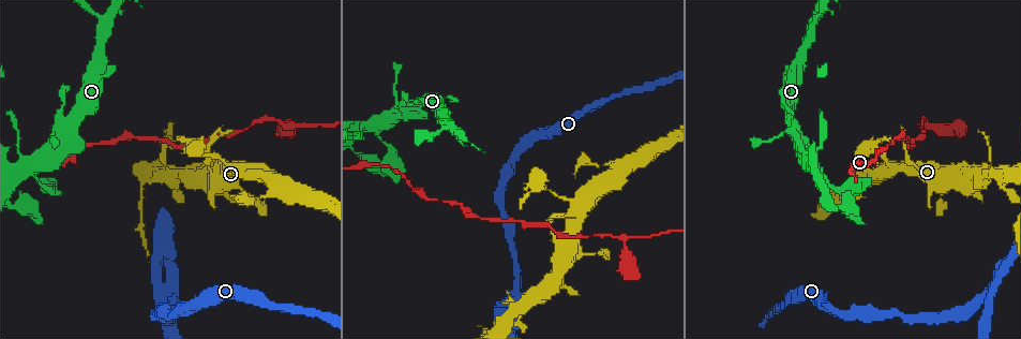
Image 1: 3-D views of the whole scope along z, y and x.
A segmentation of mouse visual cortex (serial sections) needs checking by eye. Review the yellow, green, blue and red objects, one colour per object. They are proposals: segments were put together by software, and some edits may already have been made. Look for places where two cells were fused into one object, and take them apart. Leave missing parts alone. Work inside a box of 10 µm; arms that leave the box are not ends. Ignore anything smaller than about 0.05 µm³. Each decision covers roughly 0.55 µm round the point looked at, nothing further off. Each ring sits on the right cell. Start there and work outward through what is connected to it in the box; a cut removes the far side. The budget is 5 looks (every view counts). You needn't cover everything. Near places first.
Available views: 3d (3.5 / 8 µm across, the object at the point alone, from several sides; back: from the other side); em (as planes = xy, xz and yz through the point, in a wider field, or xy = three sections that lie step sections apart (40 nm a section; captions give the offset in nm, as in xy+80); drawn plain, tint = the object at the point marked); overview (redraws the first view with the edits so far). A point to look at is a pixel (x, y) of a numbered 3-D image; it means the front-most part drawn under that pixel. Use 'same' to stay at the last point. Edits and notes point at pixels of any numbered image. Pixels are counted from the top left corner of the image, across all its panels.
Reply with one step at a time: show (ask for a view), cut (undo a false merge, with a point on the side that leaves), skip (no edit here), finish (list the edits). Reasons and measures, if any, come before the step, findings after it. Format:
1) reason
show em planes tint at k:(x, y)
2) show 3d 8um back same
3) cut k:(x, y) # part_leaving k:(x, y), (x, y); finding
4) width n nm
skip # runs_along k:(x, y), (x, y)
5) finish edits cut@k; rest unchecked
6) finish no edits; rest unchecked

show em xy step 3 tint at 1:(171, 287)

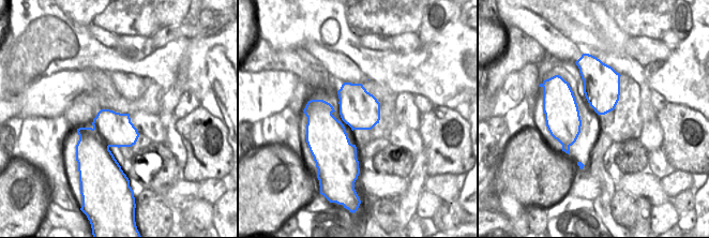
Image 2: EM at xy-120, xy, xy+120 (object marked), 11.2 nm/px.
show 3d 3.5um same

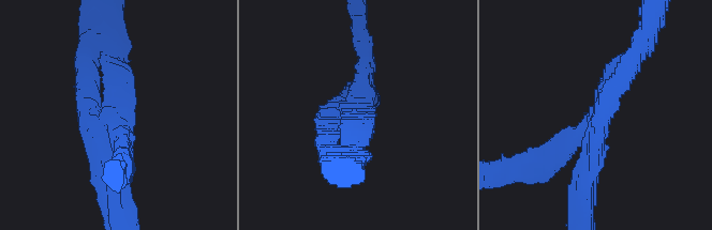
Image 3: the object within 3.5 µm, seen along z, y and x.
skip # runs_along 3:(540, 166), (577, 136), (634, 57); one cell here

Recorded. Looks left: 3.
sudden change in width
show 3d 3.5um at 1:(283, 121)

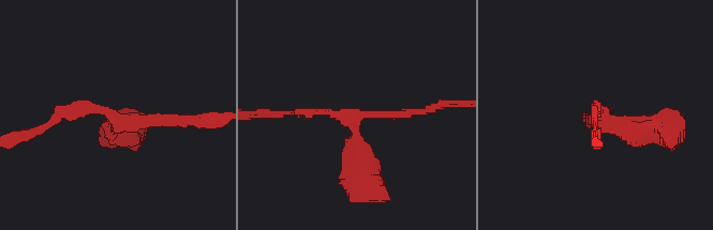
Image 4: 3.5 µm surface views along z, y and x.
arms 3; arm_widths 150, 150, 300 nm
show em xy step 2 tint at 4:(356, 116)

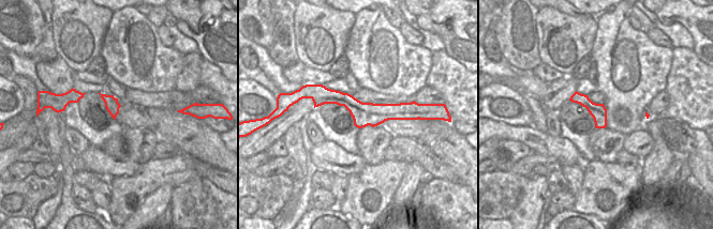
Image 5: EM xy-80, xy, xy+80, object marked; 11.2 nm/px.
show em xy step 1 tint same

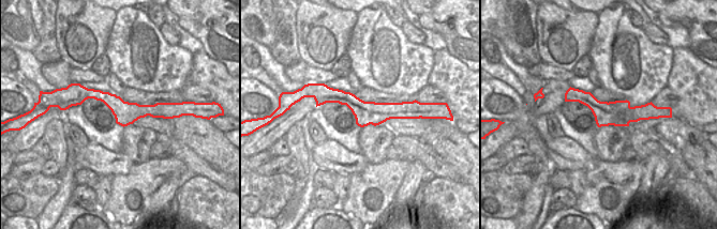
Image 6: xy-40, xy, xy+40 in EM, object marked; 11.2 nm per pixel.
skip # runs_along 6:(76, 101), (98, 94), (122, 110), (166, 108); all the same cell

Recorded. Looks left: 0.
finish no edits; rest unchecked

